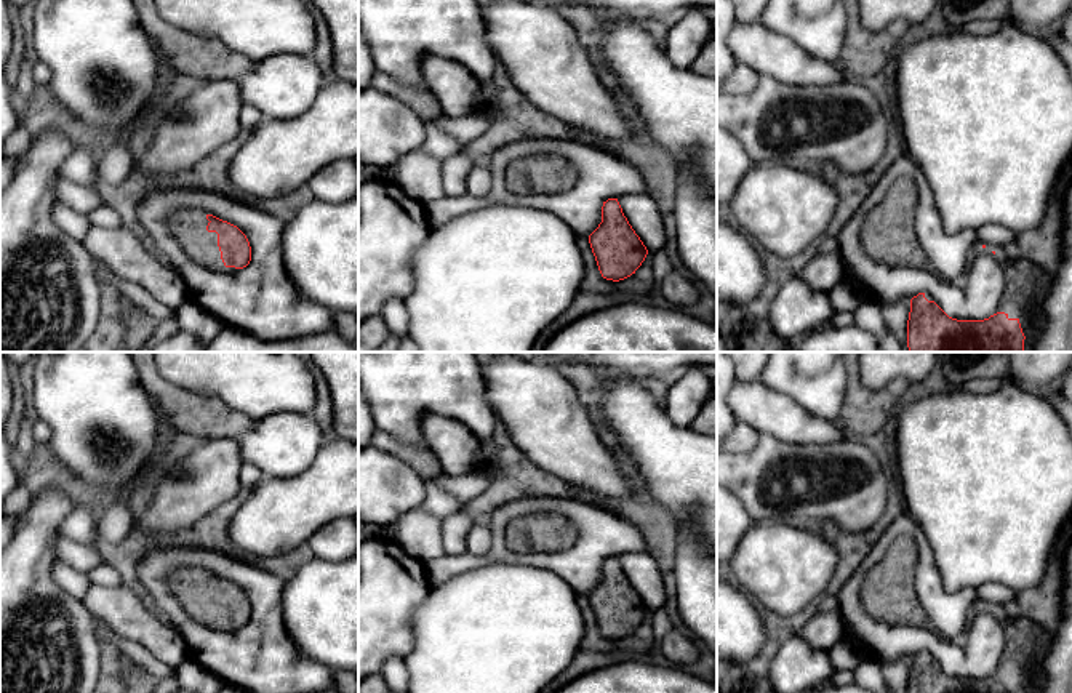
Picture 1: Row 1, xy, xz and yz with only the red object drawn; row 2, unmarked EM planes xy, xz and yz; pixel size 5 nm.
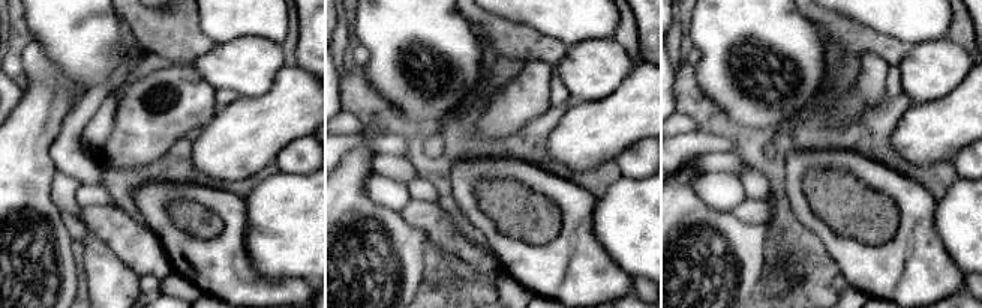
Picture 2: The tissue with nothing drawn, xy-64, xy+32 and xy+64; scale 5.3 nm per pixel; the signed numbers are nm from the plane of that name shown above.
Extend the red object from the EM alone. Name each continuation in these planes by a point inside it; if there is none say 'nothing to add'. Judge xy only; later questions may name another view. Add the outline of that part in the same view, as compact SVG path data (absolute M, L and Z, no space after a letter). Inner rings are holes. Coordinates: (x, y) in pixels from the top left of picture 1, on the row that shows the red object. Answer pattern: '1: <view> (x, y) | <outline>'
1: xy (189, 228) | M186 210L173 214L170 227L187 256L214 272L237 272L240 269L226 267L218 246L218 234L208 232L206 211Z

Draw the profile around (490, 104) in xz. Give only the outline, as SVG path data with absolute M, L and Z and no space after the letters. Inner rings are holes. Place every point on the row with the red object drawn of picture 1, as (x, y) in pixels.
M478 80L478 86L480 86L480 109L478 109L478 115L486 115L493 123L496 123L498 120L504 118L510 109L504 109L501 106L501 99L499 99L499 88L493 80Z

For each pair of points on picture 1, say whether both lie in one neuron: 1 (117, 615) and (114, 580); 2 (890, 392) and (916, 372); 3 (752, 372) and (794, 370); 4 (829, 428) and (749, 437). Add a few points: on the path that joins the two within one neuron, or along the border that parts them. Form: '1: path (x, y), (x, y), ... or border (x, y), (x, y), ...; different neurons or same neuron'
1: border (92, 583), (122, 586); different neurons
2: border (911, 383), (895, 378), (879, 389), (869, 389); different neurons
3: border (764, 368), (759, 378); different neurons
4: border (738, 421), (744, 421), (760, 432); different neurons

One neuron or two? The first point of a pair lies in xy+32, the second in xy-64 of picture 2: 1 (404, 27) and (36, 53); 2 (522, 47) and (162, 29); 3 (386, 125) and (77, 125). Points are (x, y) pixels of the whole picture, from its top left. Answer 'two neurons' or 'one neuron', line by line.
1: two neurons
2: one neuron
3: two neurons

